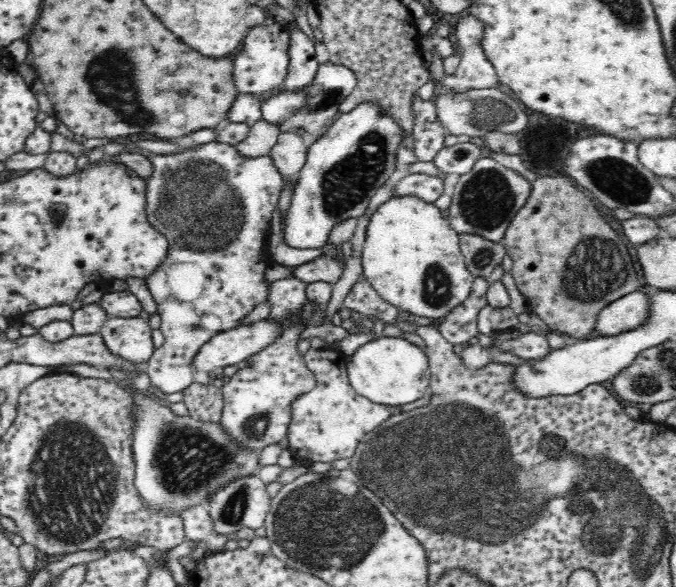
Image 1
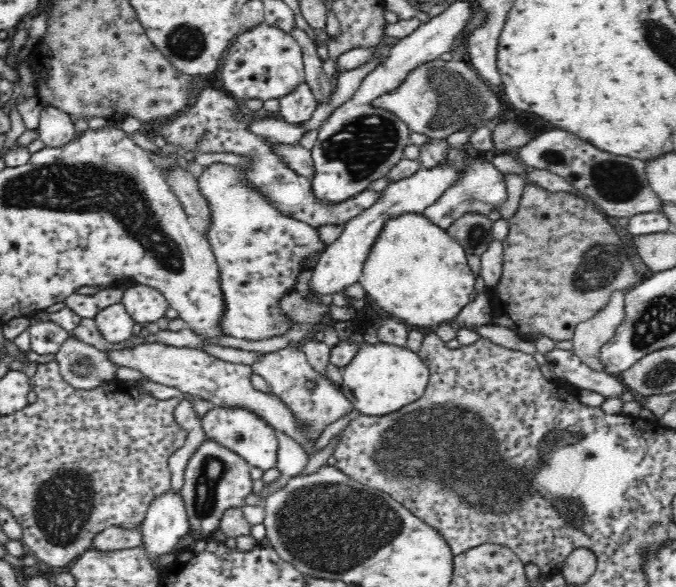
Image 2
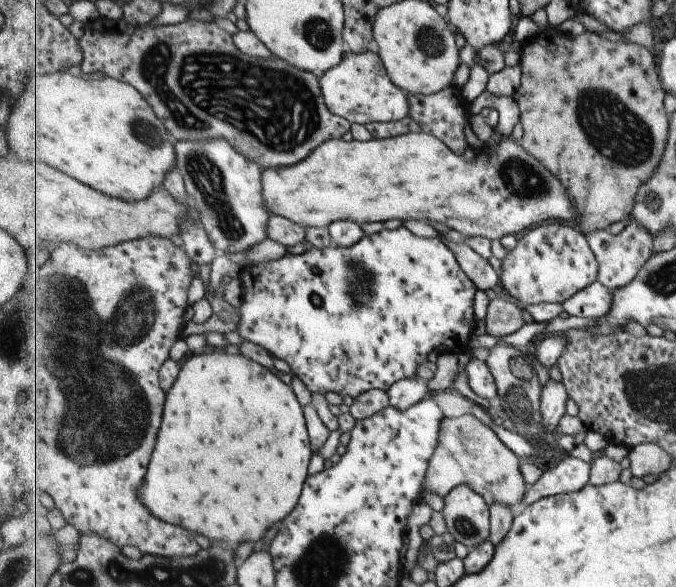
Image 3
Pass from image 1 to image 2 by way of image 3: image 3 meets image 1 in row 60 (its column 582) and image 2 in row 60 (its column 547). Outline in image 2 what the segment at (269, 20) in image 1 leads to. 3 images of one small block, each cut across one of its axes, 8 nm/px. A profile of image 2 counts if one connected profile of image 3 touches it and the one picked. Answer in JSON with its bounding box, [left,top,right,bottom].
[221,22,305,100]

